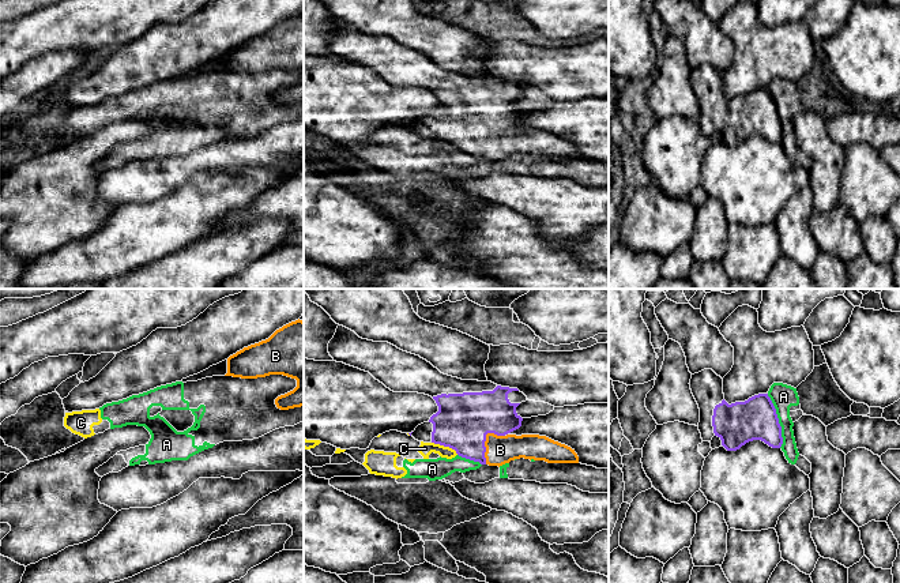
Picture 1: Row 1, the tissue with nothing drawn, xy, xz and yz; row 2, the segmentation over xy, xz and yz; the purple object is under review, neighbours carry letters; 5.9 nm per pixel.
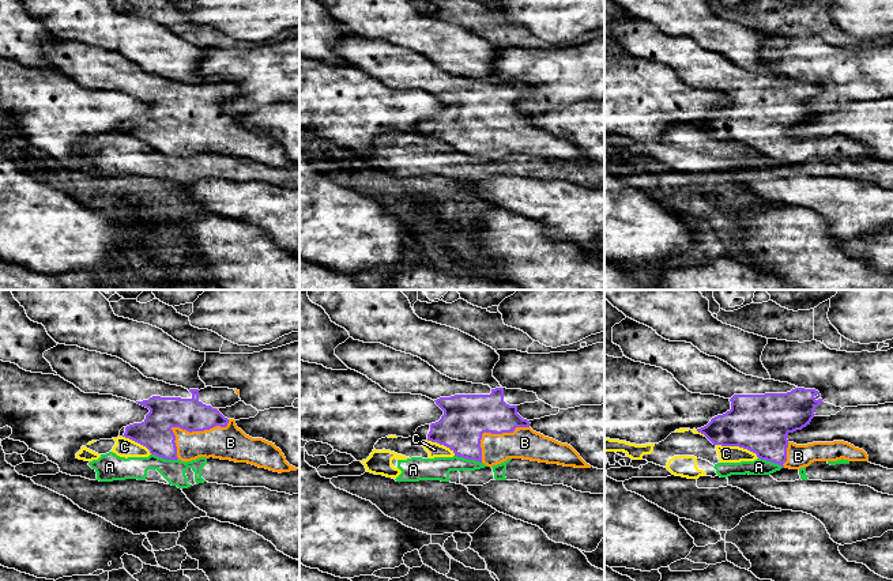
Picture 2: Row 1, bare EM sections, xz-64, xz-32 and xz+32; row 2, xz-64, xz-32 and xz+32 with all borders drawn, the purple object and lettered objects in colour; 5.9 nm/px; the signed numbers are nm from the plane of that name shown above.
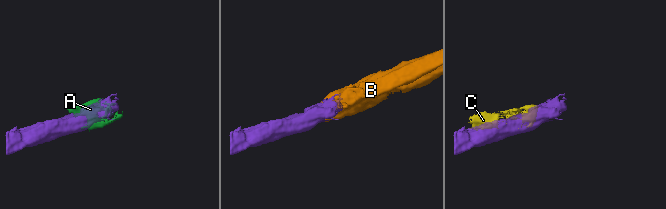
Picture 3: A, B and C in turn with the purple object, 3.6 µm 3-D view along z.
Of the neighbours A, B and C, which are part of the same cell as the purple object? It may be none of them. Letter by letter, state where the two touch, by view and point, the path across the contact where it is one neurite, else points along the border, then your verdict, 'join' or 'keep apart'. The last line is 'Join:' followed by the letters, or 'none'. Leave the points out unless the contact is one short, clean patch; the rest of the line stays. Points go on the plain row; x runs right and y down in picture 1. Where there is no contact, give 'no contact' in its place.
A: yz (778, 116) | keep apart
B: xz (485, 135) | join
C: xz (445, 140) | keep apart
Join: B

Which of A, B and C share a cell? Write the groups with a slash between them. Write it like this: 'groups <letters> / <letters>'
groups A C / B

